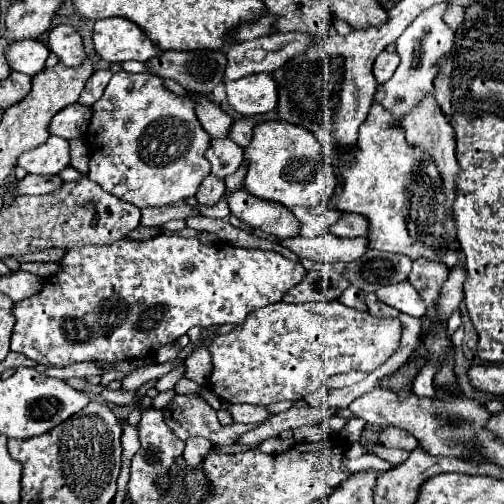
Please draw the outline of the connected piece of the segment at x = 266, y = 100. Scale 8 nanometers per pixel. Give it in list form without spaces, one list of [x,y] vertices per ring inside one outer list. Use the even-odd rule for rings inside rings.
[[[258,73],[226,83],[230,107],[246,117],[268,113],[276,107],[276,83],[270,75]]]

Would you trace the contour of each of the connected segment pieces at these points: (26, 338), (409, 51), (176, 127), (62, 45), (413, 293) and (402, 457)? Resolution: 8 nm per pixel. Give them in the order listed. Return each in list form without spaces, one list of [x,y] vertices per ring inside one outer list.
[[[156,235],[142,241],[122,239],[114,245],[72,249],[60,259],[60,271],[44,279],[42,291],[14,303],[12,315],[16,317],[16,325],[12,329],[10,349],[36,363],[54,367],[66,367],[80,361],[152,357],[162,345],[176,341],[196,325],[242,323],[250,311],[278,303],[304,275],[306,269],[300,263],[294,263],[276,251],[242,249],[228,243],[202,245],[198,239],[178,235]]]
[[[434,5],[426,11],[422,11],[408,27],[406,31],[396,39],[396,53],[400,57],[400,65],[394,73],[392,79],[388,79],[386,83],[378,85],[374,101],[380,103],[386,111],[392,113],[392,117],[396,119],[396,127],[402,127],[402,121],[408,113],[412,113],[426,97],[430,97],[434,93],[434,79],[440,73],[438,69],[438,61],[446,59],[446,55],[452,51],[454,47],[454,31],[452,27],[442,19],[446,11],[446,5]]]
[[[116,71],[100,101],[92,105],[92,121],[86,131],[86,141],[92,149],[88,177],[106,193],[136,205],[138,209],[160,207],[196,195],[202,179],[210,173],[210,163],[204,153],[210,149],[212,137],[204,131],[196,117],[196,103],[174,95],[160,77],[150,73],[130,75]]]
[[[56,25],[50,29],[48,49],[56,53],[60,63],[66,67],[80,67],[80,63],[86,61],[82,37],[72,25]]]
[[[402,281],[396,285],[388,285],[376,291],[378,299],[386,305],[396,307],[402,313],[408,313],[412,317],[422,317],[426,313],[424,301],[420,299],[420,293],[410,285],[410,281]]]
[[[378,447],[378,457],[380,459],[384,459],[384,461],[388,461],[392,467],[396,467],[396,465],[400,465],[402,461],[406,461],[408,459],[408,451],[400,451],[400,449],[386,449],[386,447]]]

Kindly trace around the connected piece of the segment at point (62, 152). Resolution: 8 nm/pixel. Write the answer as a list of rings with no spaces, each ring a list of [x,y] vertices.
[[[48,137],[44,145],[20,155],[18,165],[34,175],[58,175],[70,165],[68,141],[60,137]]]

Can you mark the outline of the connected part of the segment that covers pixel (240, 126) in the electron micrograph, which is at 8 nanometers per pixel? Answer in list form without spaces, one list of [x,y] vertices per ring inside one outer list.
[[[252,119],[234,121],[234,123],[232,123],[232,135],[230,135],[230,139],[244,149],[244,147],[248,147],[250,141],[252,141],[252,129],[254,129],[254,121],[252,121]]]

